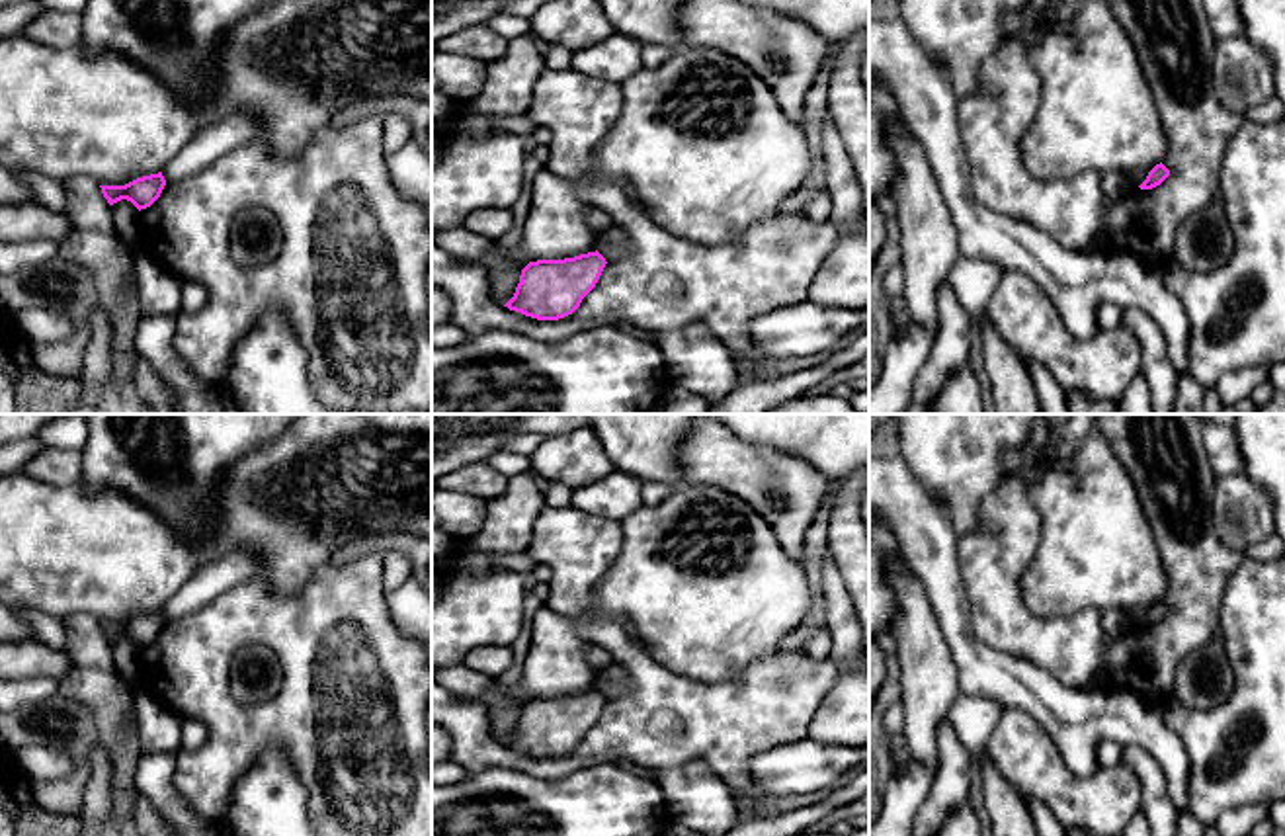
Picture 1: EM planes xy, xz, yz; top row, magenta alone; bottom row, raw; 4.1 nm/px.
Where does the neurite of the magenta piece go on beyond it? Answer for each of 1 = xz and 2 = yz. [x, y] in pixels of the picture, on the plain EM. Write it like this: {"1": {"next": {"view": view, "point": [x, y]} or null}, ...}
{"1": {"next": null}, "2": {"next": null}}

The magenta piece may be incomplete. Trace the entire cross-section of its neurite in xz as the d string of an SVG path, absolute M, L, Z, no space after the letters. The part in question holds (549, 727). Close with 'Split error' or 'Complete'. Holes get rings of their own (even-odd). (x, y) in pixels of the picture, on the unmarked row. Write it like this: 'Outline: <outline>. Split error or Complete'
Outline: M598 688L564 697L529 699L504 744L537 758L564 756L596 725L605 701Z. Complete

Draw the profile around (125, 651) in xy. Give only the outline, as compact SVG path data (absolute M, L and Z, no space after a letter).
M121 637L111 643L111 650L113 650L113 660L119 676L129 686L137 686L139 684L139 666L137 666L139 647L131 639Z

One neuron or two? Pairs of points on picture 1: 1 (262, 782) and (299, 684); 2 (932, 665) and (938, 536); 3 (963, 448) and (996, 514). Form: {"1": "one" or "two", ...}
{"1": "two", "2": "two", "3": "two"}

